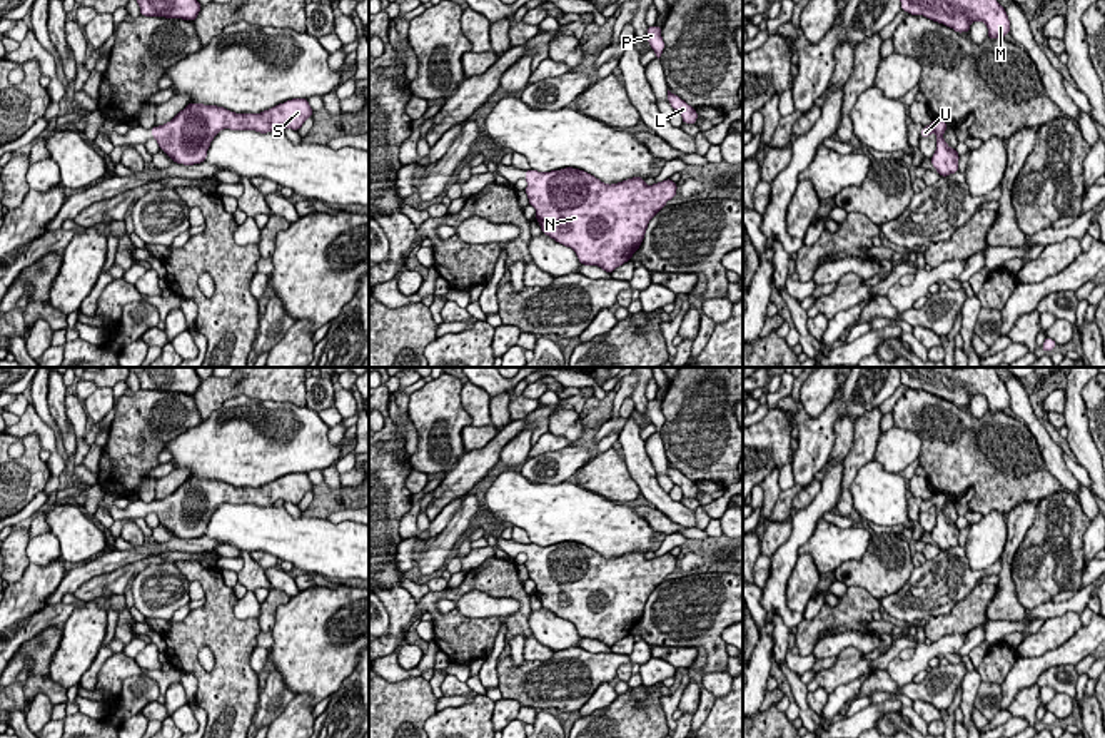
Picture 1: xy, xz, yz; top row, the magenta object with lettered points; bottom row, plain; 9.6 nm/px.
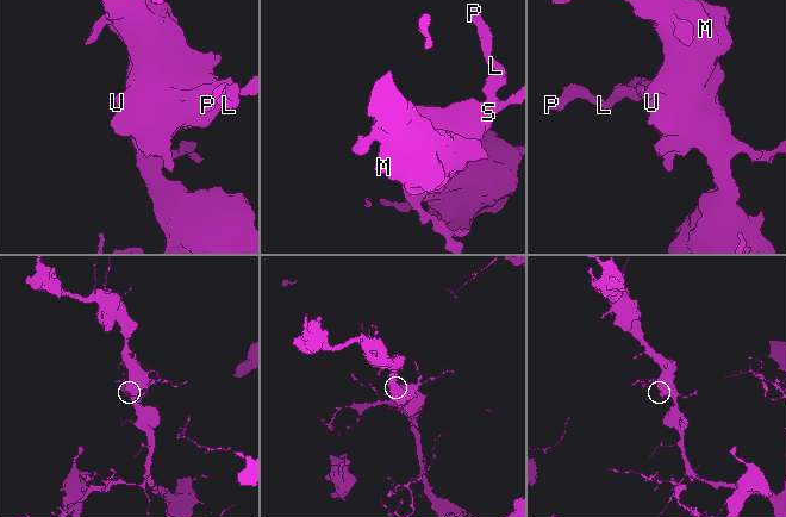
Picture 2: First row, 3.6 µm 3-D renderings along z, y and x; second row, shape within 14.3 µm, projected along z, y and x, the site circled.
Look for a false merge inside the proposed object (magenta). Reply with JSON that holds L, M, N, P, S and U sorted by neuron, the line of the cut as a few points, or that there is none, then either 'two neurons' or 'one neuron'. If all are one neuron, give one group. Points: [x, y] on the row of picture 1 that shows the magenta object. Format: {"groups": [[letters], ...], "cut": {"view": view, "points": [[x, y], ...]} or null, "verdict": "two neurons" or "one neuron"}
{"groups": [["L", "M", "N", "P", "S", "U"]], "cut": null, "verdict": "one neuron"}

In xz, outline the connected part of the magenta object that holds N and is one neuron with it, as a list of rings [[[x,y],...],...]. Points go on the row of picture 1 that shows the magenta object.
[[[526,170],[526,194],[542,234],[571,247],[583,265],[606,272],[631,260],[649,220],[676,197],[671,179],[648,185],[643,177],[604,184],[586,170]]]

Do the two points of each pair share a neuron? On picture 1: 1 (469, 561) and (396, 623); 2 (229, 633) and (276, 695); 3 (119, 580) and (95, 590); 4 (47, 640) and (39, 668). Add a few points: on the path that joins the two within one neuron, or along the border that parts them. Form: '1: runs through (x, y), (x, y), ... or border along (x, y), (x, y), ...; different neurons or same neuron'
1: border along (493, 555), (466, 573); different neurons
2: border along (261, 692), (252, 717); different neurons
3: runs through (114, 581), (100, 585); same neuron
4: runs through (42, 647), (40, 662); same neuron

